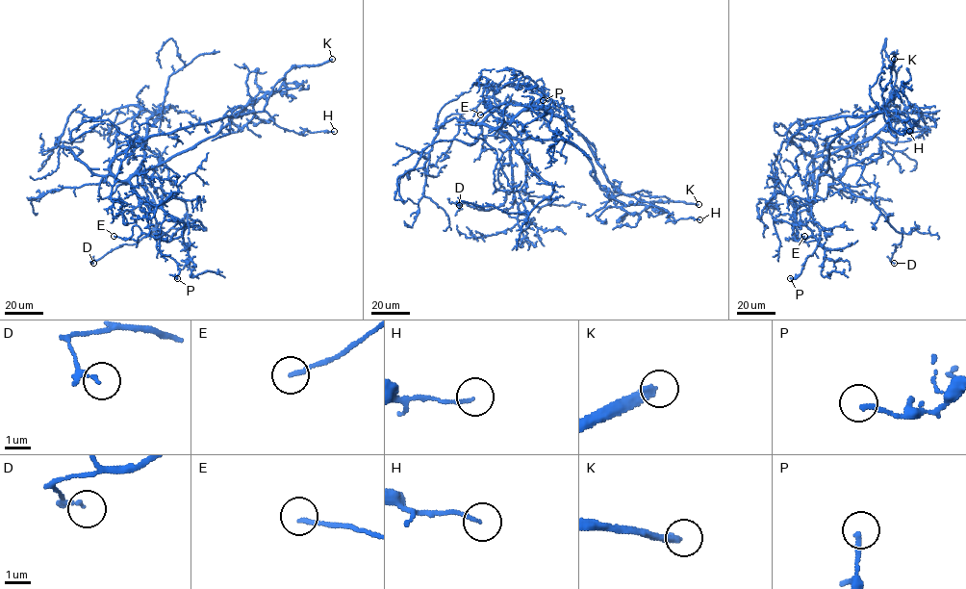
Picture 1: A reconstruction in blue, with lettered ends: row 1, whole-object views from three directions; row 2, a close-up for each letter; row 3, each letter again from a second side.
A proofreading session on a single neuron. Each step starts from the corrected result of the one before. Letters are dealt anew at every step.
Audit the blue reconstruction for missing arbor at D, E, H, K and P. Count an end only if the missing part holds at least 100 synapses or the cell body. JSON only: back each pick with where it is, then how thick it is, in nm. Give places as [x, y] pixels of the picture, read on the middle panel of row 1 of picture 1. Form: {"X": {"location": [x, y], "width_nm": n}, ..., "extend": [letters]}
{"K": {"location": [699, 204], "width_nm": 320}, "extend": ["K"]}

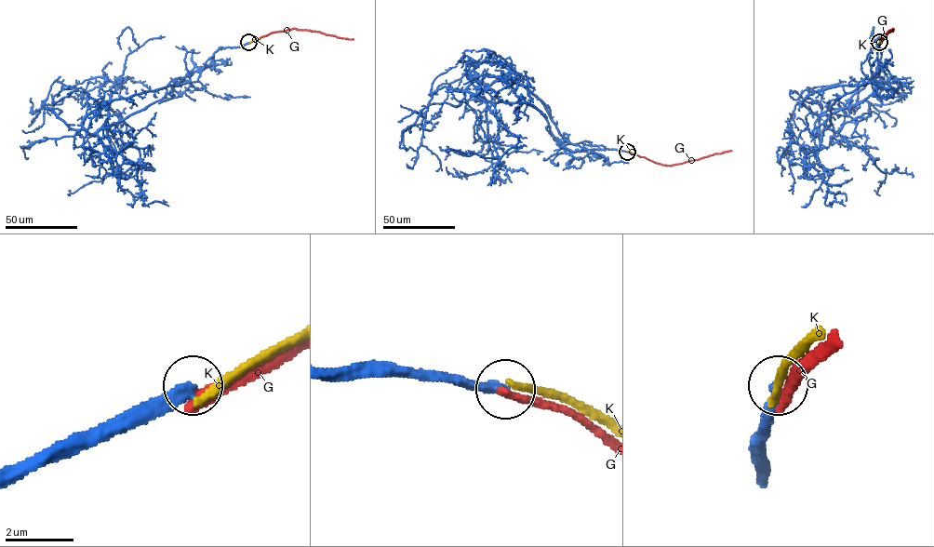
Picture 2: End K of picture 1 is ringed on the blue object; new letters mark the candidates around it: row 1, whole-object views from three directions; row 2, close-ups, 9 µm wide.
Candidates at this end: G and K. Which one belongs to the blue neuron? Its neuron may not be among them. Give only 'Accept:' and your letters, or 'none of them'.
Accept: none of them

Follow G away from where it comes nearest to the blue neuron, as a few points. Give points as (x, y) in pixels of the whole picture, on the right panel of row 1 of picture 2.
G: (879, 43), (893, 29), (878, 39)

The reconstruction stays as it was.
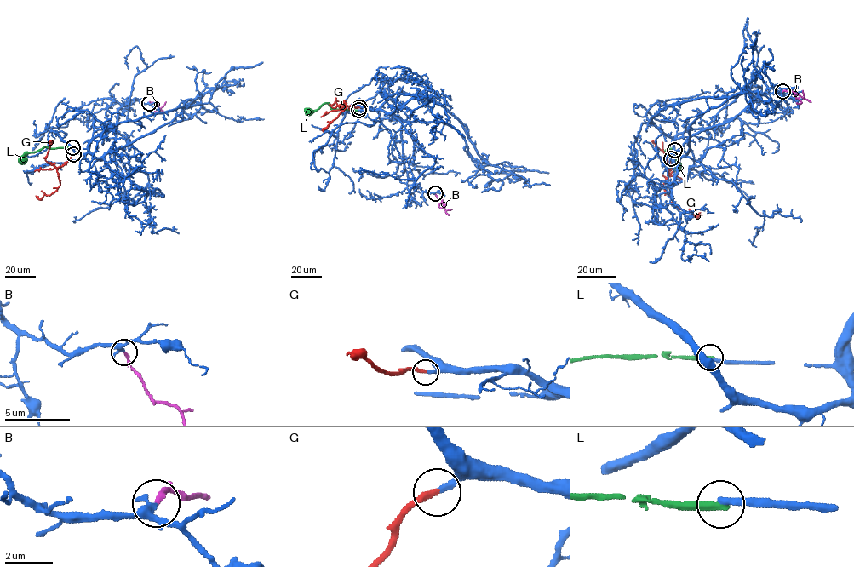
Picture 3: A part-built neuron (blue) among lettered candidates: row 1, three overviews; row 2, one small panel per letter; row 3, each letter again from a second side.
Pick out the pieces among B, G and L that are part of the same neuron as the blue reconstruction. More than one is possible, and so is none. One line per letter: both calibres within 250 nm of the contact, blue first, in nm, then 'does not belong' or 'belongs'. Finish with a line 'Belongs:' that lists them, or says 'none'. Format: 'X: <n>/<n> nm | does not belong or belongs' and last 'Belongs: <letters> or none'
B: 320/200 nm | belongs
G: 240/280 nm | belongs
L: 280/340 nm | does not belong
Belongs: B, G

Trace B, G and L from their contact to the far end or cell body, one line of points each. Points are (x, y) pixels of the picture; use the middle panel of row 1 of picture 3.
B: (435, 193), (445, 210), (451, 209)
G: (359, 107), (344, 105), (344, 101), (346, 107), (322, 130)
L: (358, 110), (334, 109), (323, 103), (313, 111), (305, 111)

